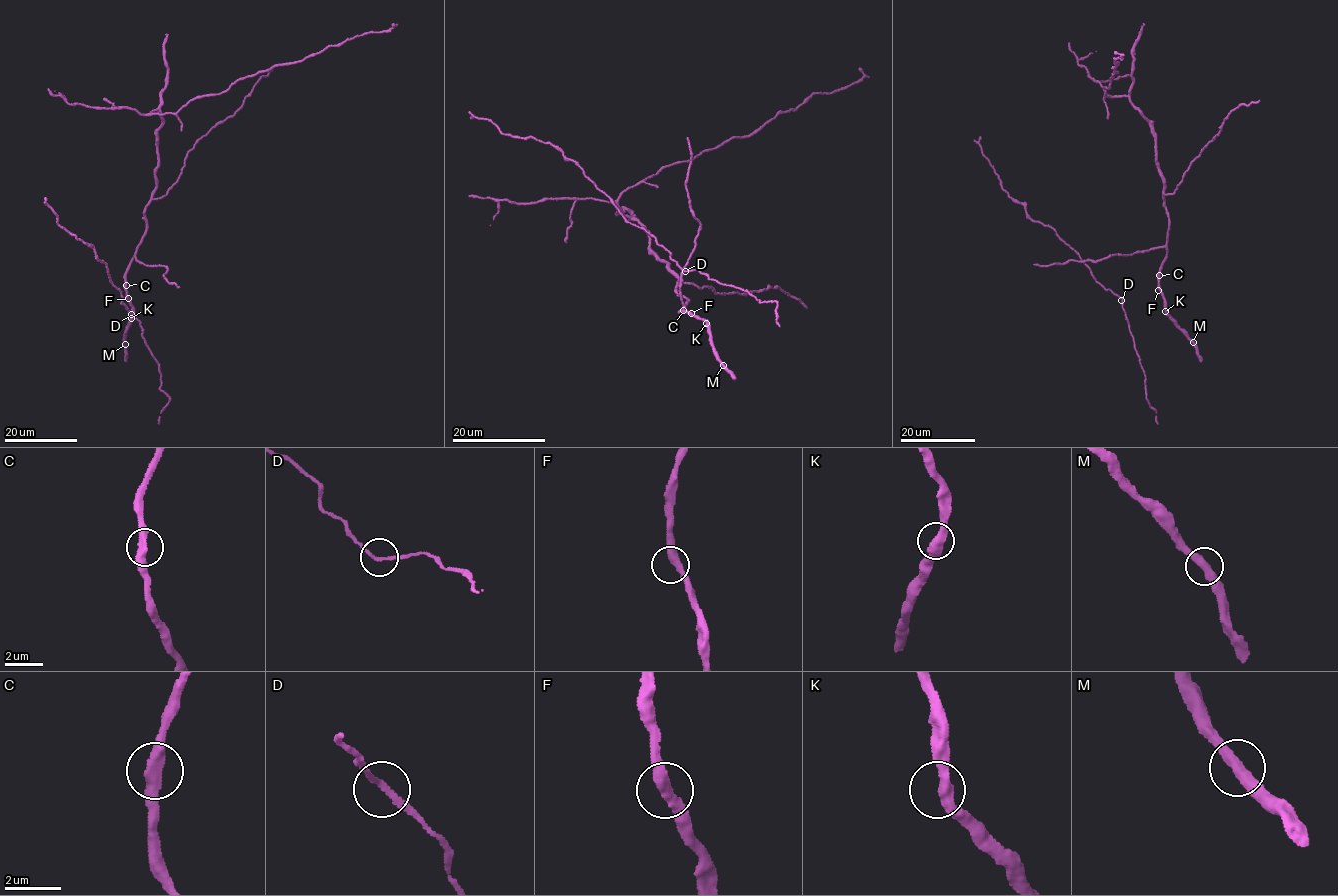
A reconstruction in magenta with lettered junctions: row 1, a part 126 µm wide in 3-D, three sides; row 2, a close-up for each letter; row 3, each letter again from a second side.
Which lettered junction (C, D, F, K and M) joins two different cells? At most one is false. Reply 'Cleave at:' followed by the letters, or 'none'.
Cleave at: none

